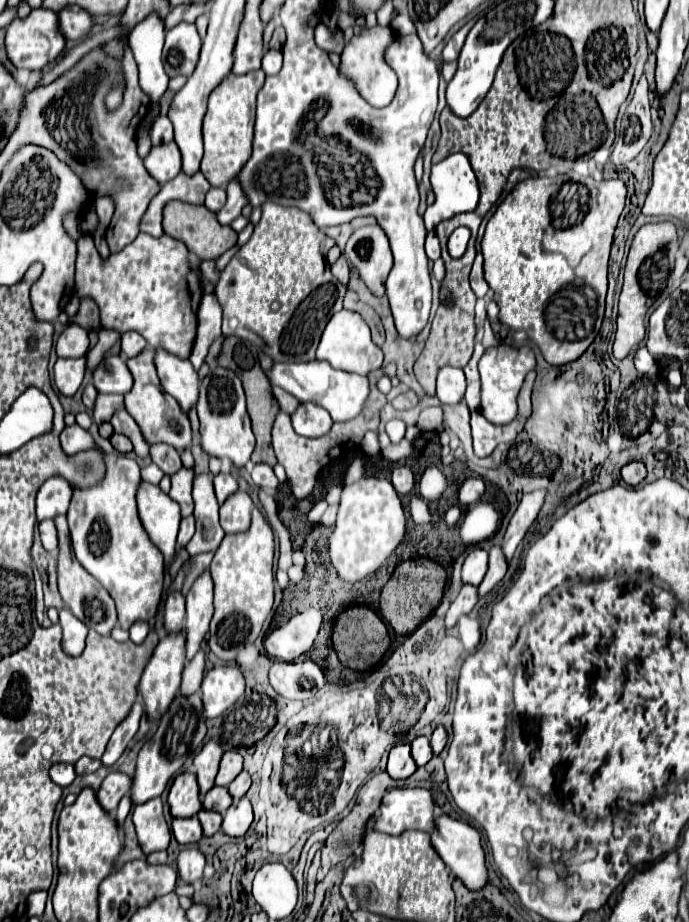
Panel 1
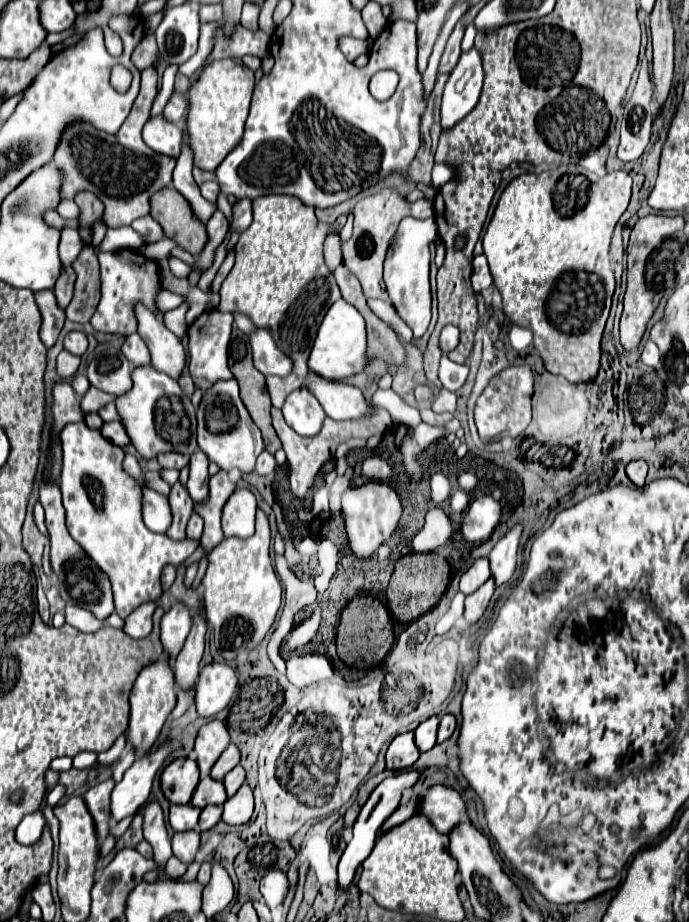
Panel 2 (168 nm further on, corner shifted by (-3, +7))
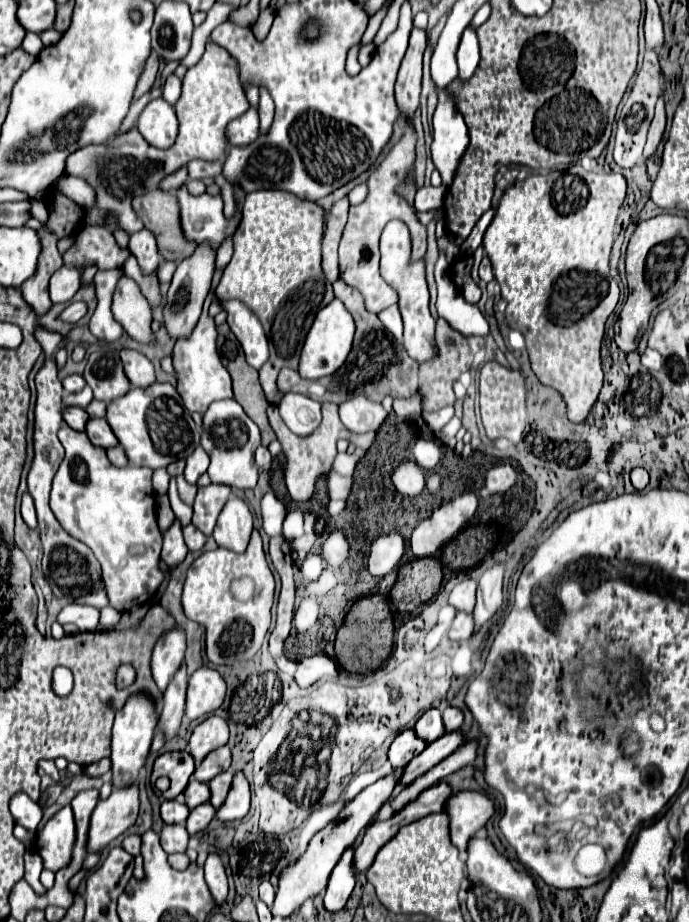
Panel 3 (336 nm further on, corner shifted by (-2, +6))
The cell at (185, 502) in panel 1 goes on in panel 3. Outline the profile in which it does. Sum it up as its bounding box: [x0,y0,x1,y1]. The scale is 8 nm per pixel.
[162,520,188,568]

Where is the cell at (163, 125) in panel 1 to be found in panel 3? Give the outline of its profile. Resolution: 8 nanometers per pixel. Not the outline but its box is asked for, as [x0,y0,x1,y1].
[164,74,182,106]

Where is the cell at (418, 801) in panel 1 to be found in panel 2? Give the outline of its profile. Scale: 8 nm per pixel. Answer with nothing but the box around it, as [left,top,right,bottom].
[417,785,465,833]

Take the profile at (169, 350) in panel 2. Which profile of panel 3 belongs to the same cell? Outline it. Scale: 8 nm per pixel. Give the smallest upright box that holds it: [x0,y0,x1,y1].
[112,274,152,342]

